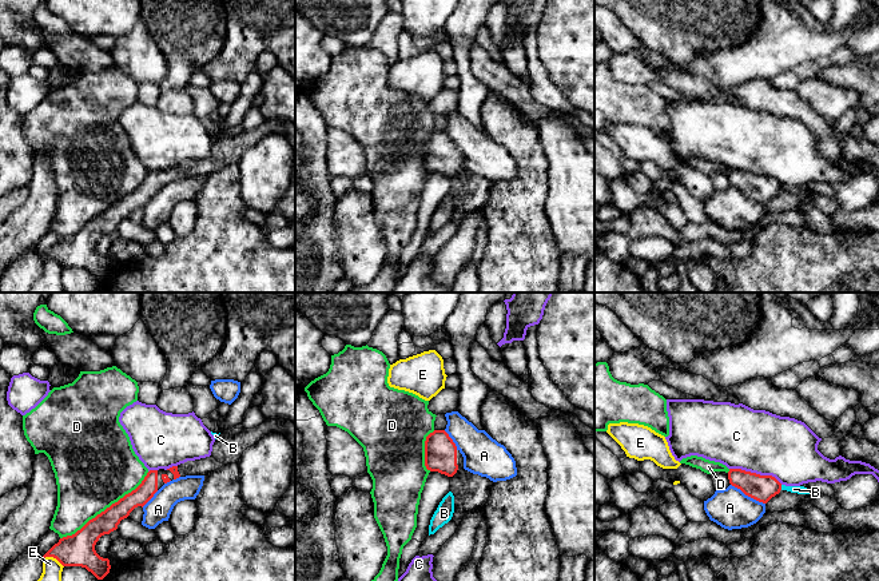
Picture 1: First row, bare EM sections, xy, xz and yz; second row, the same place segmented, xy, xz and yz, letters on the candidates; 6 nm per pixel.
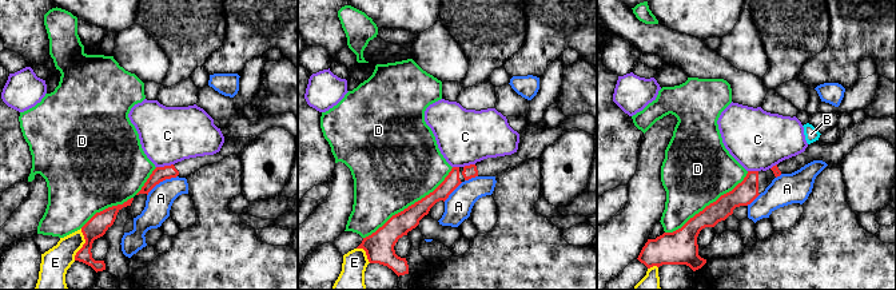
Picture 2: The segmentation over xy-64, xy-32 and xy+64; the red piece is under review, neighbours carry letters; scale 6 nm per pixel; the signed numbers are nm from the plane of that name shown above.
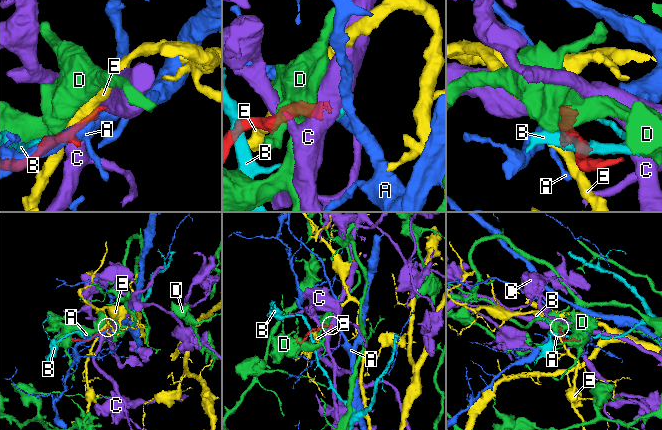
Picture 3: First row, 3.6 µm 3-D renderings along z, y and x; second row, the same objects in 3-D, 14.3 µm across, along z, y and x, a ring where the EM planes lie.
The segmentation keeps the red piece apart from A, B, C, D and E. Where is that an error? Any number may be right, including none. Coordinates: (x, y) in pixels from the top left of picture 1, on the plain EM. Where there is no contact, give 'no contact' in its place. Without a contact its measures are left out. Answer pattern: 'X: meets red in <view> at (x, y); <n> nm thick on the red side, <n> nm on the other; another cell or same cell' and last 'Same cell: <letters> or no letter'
A: meets red in yz at (748, 197); 160 nm thick on the red side, 240 nm on the other; another cell
B: meets red in yz at (780, 188); 160 nm thick on the red side, 50 nm on the other; another cell
C: meets red in yz at (755, 174); 160 nm thick on the red side, 380 nm on the other; another cell
D: meets red in xy at (107, 209); 150 nm thick on the red side, 480 nm on the other; another cell
E: meets red in xy at (54, 258); 190 nm thick on the red side, 180 nm on the other; another cell
Same cell: no letter

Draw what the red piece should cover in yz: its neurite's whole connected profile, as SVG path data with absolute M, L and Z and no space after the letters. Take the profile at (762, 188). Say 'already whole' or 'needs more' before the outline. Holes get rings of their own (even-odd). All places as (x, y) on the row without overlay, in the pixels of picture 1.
already whole | M729 170L729 184L740 190L745 196L767 204L780 194L781 184L772 176L760 176L741 170Z

